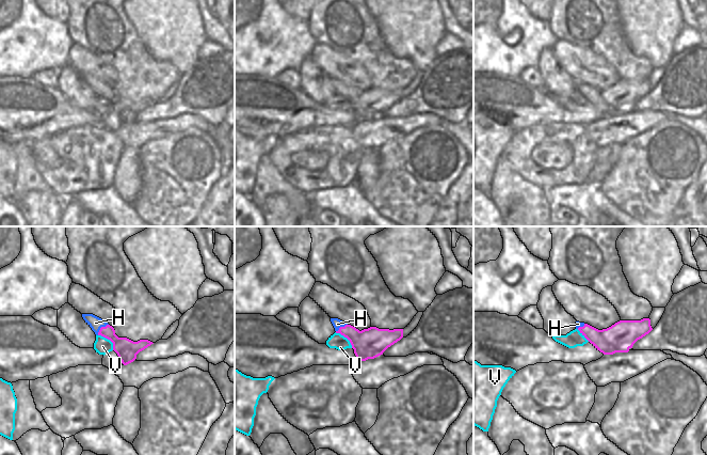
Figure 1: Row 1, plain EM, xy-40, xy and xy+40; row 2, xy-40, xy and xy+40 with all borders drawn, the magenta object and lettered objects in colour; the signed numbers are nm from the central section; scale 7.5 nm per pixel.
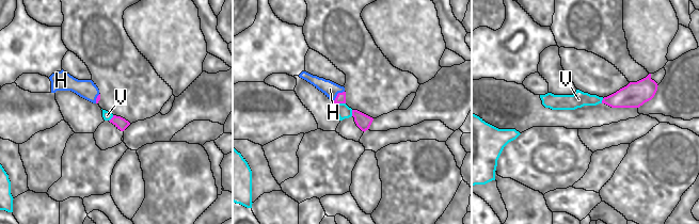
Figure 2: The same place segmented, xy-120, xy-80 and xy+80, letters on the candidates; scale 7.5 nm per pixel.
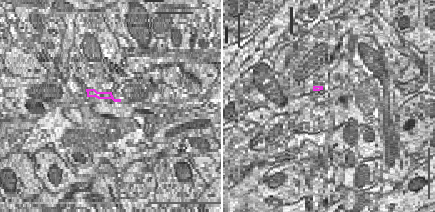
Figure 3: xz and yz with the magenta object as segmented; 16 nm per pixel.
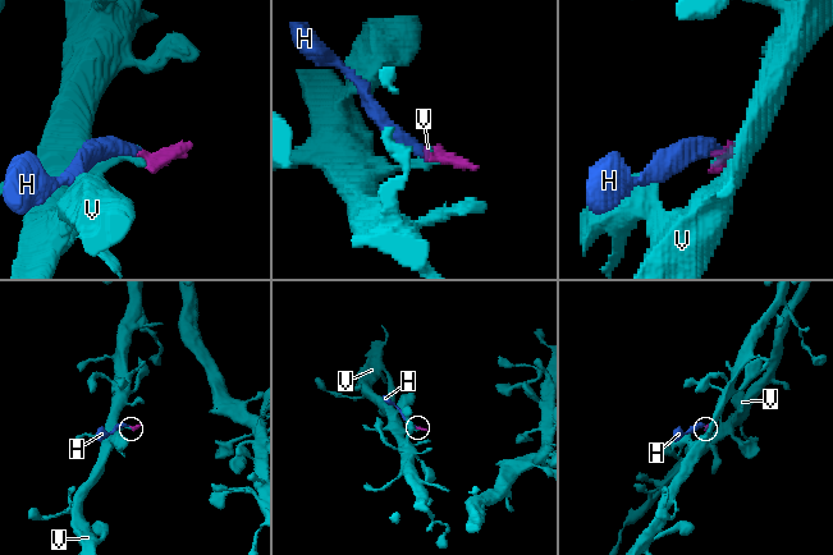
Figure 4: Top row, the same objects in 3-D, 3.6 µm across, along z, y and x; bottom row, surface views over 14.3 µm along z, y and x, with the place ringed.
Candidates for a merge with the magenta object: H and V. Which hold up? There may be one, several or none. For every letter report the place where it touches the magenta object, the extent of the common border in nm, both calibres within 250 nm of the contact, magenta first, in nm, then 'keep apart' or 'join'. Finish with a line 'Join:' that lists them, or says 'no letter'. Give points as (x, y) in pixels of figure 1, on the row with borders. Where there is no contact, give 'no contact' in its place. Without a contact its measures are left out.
H: contact xy-40 (100, 328); length 120 nm; calibres 160 and 100 nm; keep apart
V: contact xy-40 (109, 339); length 170 nm; calibres 160 and 120 nm; keep apart
Join: no letter

